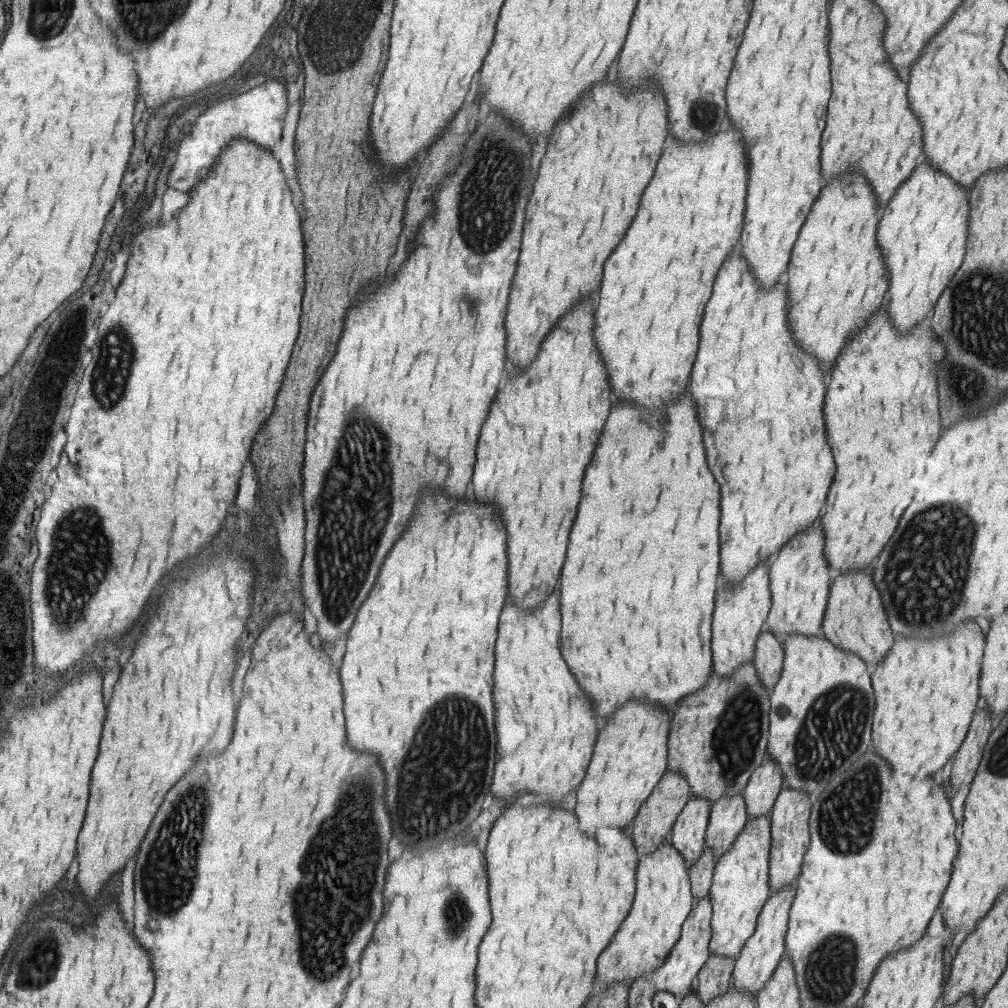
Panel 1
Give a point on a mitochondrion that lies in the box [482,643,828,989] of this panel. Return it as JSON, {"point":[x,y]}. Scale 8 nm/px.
{"point":[735,736]}

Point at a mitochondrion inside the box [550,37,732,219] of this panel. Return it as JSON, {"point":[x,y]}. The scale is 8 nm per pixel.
{"point":[703,114]}

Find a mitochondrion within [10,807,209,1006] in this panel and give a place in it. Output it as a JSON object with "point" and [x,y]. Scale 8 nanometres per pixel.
{"point":[46,941]}

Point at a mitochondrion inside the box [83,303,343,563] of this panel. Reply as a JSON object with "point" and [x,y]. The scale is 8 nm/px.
{"point":[110,378]}

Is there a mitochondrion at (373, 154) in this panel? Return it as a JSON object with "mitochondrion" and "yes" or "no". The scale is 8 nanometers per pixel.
{"mitochondrion":"no"}

